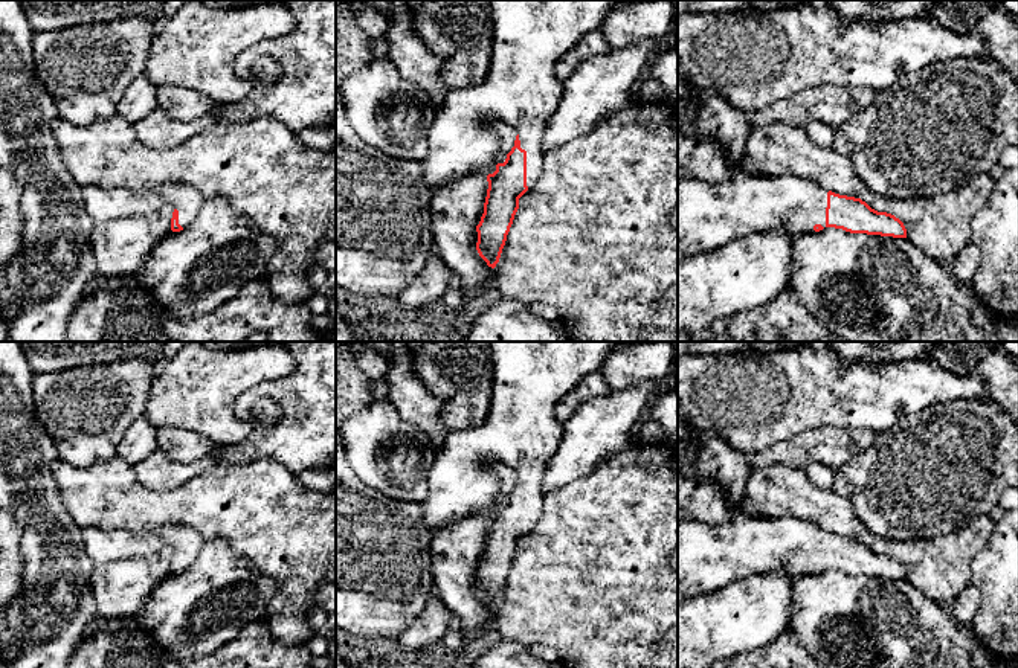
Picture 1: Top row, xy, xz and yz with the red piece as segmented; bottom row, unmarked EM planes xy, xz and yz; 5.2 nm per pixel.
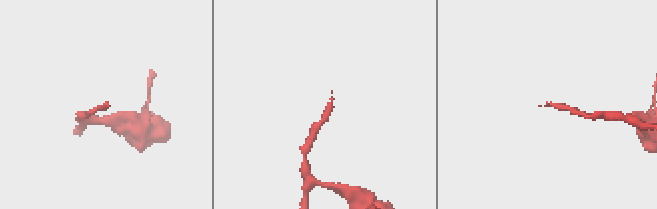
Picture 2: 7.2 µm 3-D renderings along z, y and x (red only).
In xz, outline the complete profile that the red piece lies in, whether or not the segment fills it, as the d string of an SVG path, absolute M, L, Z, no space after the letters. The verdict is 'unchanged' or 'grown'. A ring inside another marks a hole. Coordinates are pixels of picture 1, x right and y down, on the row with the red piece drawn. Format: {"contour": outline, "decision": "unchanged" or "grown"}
{"contour": "M488 0L493 17L490 70L482 82L447 93L435 113L427 136L429 151L421 160L430 194L473 172L487 175L476 250L488 267L495 268L499 262L519 198L543 174L542 137L563 90L554 76L554 66L585 34L598 31L610 9L633 2L641 0ZM493 122L504 122L517 133L504 163L496 162L499 137L491 130Z", "decision": "grown"}

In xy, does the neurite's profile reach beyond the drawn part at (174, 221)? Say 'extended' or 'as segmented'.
extended

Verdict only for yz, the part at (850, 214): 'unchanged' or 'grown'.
grown

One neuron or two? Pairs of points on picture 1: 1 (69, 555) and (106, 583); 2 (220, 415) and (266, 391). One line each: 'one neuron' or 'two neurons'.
1: two neurons
2: two neurons

